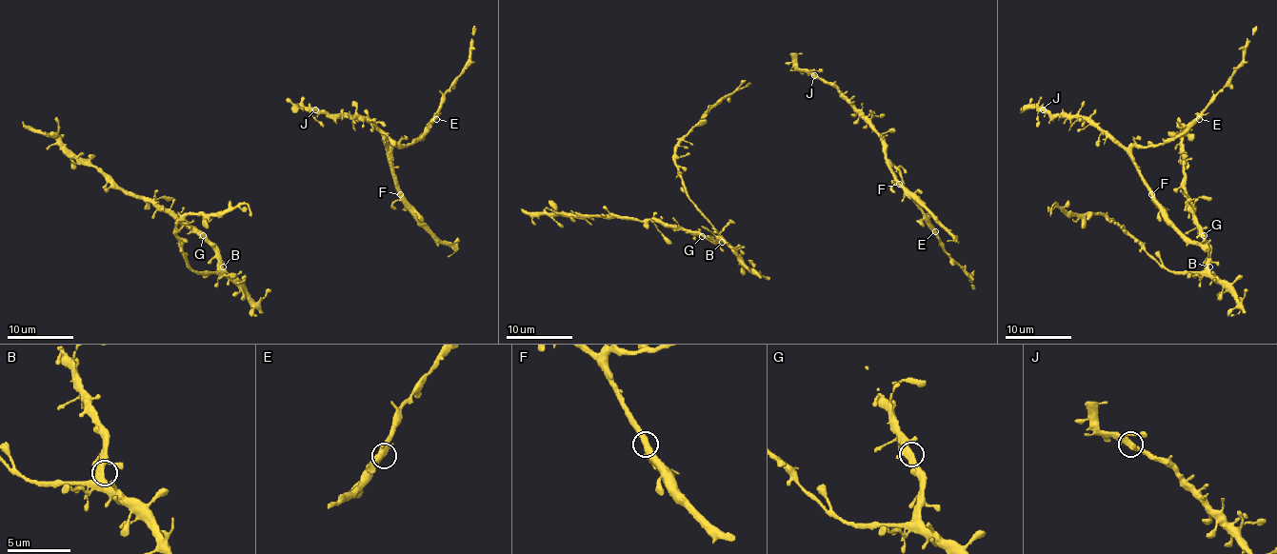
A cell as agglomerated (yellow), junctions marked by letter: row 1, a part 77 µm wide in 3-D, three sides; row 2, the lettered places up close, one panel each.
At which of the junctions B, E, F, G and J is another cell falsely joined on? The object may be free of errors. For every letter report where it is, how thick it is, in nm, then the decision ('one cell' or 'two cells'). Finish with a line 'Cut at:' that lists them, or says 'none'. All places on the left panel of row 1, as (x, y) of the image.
B: at (223, 267); 440 nm thick; one cell
E: at (436, 119); 400 nm thick; one cell
F: at (400, 194); 400 nm thick; one cell
G: at (203, 235); 400 nm thick; one cell
J: at (315, 109); 400 nm thick; one cell
Cut at: none

